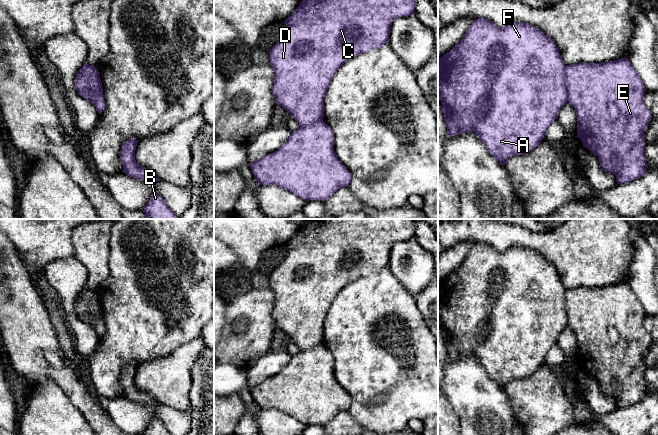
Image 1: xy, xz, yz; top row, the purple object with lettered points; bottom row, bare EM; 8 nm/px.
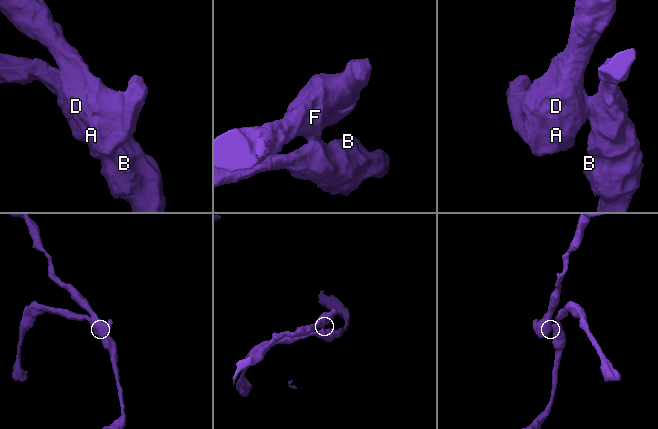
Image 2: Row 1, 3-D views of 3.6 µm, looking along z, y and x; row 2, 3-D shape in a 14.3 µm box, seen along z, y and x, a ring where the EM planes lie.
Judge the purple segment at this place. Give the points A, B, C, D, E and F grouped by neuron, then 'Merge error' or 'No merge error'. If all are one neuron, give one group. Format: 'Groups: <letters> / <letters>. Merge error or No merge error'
Groups: A C D F / B E. Merge error

